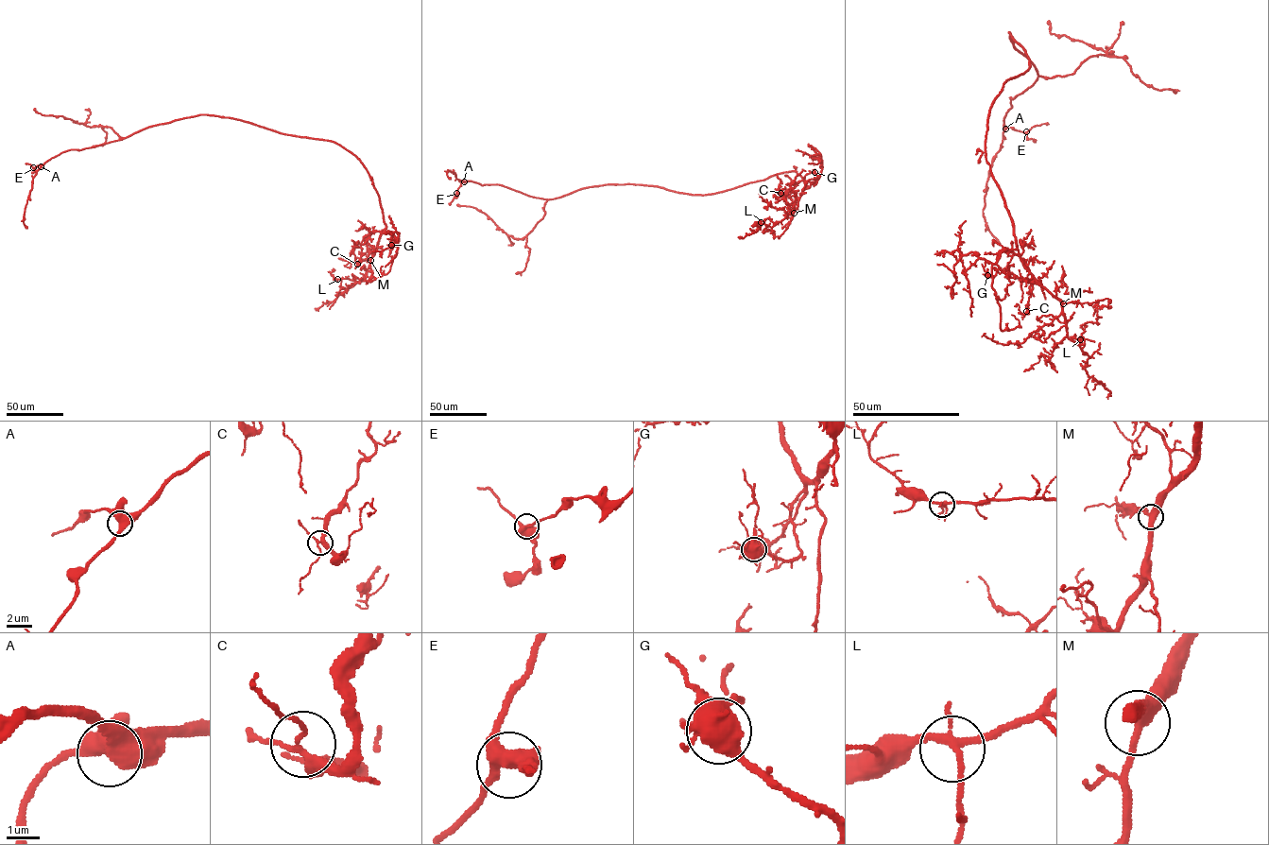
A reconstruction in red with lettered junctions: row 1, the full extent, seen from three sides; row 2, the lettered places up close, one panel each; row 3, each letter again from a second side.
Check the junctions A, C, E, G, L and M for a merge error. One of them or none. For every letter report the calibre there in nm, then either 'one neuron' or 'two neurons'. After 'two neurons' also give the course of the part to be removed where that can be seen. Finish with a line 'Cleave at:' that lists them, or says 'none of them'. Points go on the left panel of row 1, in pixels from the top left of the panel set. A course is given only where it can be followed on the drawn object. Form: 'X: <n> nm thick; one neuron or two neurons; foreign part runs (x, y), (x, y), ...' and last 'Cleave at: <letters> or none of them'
A: 440 nm thick; one neuron
C: 240 nm thick; one neuron
E: 460 nm thick; one neuron
G: 650 nm thick; one neuron
L: 200 nm thick; one neuron
M: 380 nm thick; one neuron
Cleave at: none of them

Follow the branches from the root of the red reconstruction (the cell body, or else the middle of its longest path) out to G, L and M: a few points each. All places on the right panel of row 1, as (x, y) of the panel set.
G: (1027, 57), (1029, 69), (1003, 83), (988, 118), (986, 157), (1017, 247), (1003, 250), (997, 272), (988, 275)
L: (1027, 57), (1029, 69), (992, 103), (986, 157), (1023, 266), (1061, 302), (1068, 336), (1080, 339)
M: (1027, 57), (1029, 69), (1007, 79), (992, 103), (986, 157), (1010, 217), (1023, 266), (1063, 303)

